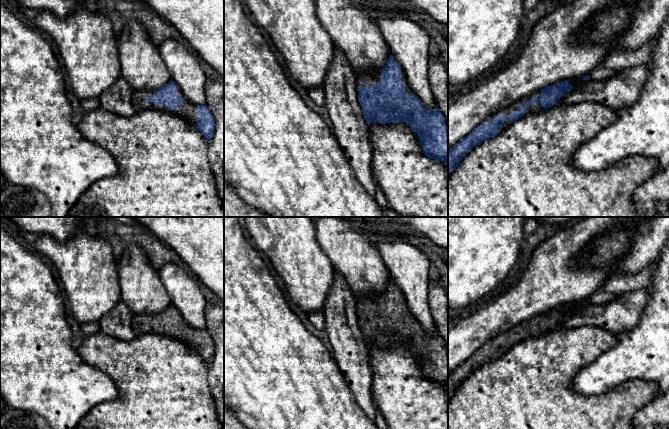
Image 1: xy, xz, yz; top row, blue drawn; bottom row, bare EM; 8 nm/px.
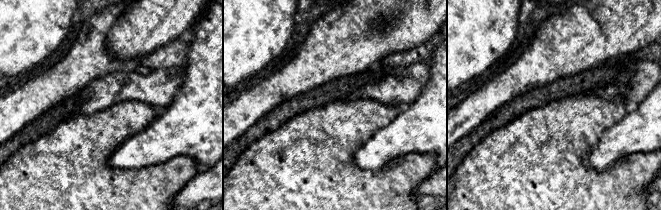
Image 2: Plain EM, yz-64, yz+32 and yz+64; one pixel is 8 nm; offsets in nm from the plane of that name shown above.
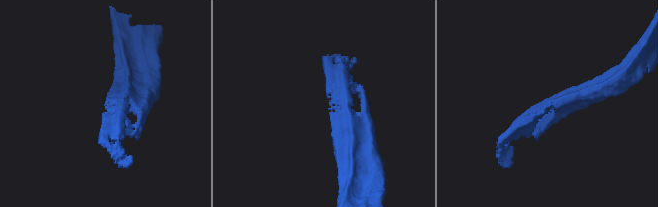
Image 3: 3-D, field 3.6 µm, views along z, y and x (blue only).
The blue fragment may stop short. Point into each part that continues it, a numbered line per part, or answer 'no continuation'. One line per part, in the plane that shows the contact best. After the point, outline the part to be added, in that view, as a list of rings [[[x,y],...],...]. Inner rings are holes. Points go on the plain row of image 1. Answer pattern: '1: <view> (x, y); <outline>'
1: yz (515, 329); [[[534,317],[527,319],[511,328],[509,328],[508,330],[506,330],[505,332],[502,332],[501,334],[497,335],[494,338],[491,338],[489,341],[487,341],[485,343],[485,346],[489,346],[492,343],[496,342],[498,338],[505,338],[505,339],[509,339],[510,338],[510,334],[512,333],[513,335],[517,335],[518,332],[520,331],[522,326],[529,326],[532,322],[534,321]]]

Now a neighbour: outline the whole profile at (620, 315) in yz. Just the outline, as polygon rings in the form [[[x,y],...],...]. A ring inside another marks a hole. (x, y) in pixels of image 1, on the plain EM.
[[[640,289],[617,295],[604,304],[584,304],[583,301],[569,303],[567,305],[573,313],[565,316],[555,329],[589,325],[621,335],[638,324],[648,299],[647,289]]]

